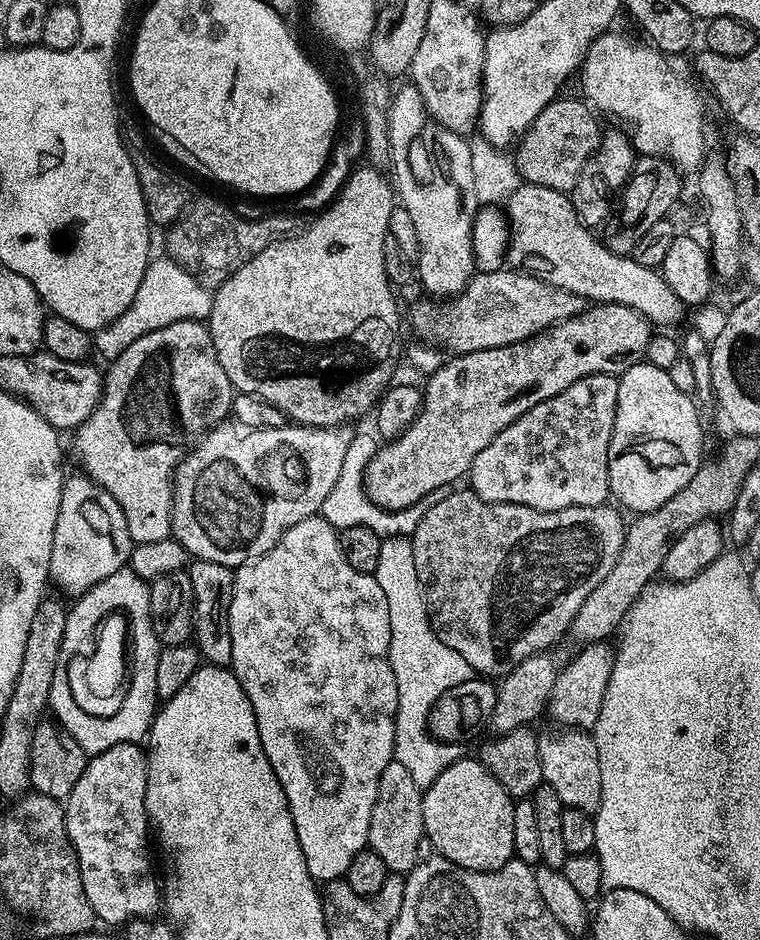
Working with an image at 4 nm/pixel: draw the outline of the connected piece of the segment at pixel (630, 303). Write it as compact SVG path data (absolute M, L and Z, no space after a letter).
M522 182L507 198L507 263L513 269L562 290L578 294L585 302L621 304L645 316L653 326L676 324L683 318L686 306L670 290L663 275L655 268L638 266L631 255L612 251L603 239L595 236L576 216L571 199L550 186Z

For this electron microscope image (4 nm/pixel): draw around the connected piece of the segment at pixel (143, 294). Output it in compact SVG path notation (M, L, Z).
M167 254L149 259L146 274L142 274L142 286L138 286L138 294L134 294L134 302L126 306L126 310L114 322L101 328L94 336L94 352L104 362L119 358L126 346L138 342L146 334L154 330L162 330L162 326L170 326L182 320L207 321L212 312L213 289L202 286L198 278L194 278L178 261Z

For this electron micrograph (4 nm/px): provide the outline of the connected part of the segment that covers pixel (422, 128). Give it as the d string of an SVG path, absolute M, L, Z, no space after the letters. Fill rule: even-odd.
M411 82L395 89L388 108L391 179L399 203L410 214L418 234L414 272L423 291L432 298L451 298L468 285L477 271L471 230L478 211L474 192L471 148L461 133L443 128L428 115Z

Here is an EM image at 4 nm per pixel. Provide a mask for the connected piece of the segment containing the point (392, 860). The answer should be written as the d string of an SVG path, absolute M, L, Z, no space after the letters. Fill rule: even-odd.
M395 759L389 762L380 775L378 796L374 802L374 814L370 818L368 831L368 848L376 852L382 862L386 862L389 873L407 874L420 861L420 843L423 845L426 840L422 822L423 801L422 789L414 784L409 771Z

